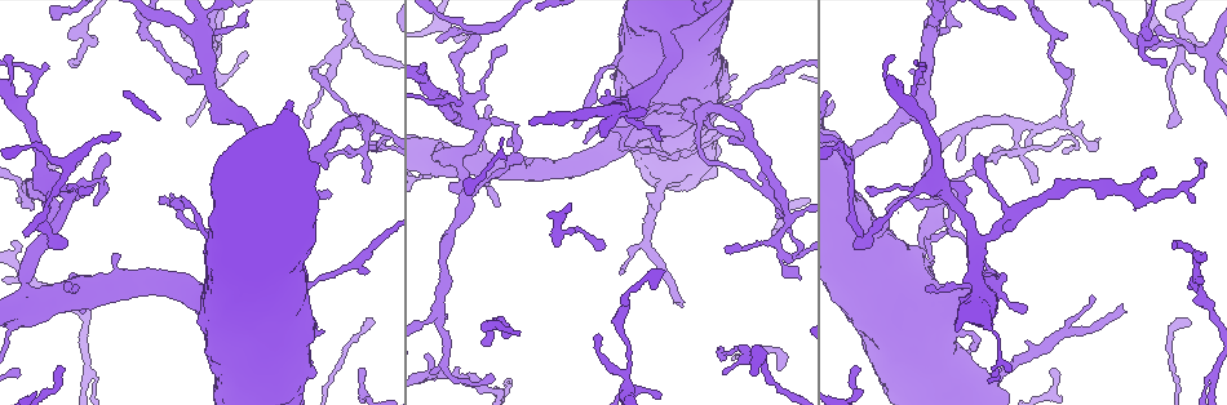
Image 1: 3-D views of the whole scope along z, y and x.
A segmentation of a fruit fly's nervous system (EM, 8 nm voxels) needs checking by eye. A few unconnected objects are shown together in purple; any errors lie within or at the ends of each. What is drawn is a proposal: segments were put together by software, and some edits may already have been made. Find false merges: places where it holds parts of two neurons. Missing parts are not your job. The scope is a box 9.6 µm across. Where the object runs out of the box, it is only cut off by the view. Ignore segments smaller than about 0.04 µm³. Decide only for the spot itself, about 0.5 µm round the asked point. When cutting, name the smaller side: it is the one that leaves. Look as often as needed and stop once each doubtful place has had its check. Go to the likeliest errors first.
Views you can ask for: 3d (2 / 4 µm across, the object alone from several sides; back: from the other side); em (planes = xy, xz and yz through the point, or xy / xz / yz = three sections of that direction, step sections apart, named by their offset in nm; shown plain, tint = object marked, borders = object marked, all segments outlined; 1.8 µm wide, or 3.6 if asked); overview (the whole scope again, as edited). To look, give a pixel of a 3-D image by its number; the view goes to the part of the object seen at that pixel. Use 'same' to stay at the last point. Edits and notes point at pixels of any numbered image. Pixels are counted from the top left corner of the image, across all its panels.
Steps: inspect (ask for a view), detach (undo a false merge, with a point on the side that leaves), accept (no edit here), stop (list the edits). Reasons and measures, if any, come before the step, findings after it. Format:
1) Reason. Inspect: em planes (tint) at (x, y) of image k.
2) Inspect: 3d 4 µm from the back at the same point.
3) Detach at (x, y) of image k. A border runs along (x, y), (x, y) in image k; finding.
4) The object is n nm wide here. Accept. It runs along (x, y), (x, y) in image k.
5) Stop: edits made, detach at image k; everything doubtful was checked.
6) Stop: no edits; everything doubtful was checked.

Sudden change in width. Inspect: 3d 4 µm at (662, 100) of image 1.

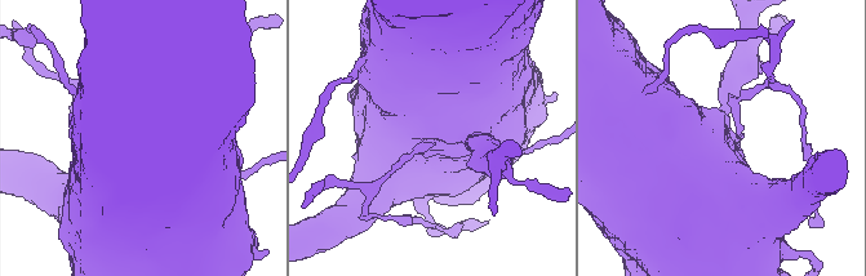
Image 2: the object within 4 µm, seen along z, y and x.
Now the EM. Inspect: em 3.6 µm xy step 16 (tint) at (721, 119) of image 2.

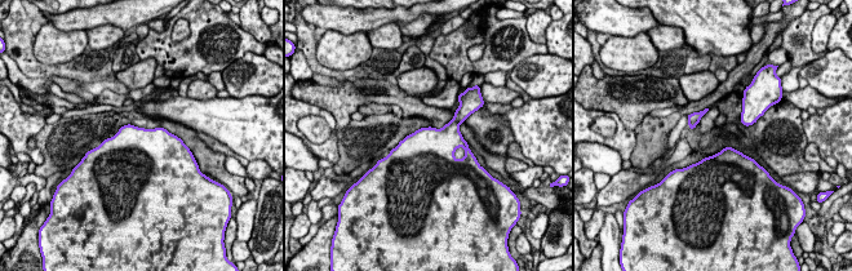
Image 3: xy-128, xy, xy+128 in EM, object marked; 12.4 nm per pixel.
Cut it another way. Inspect: em 3.6 µm planes (tint) at the same point.

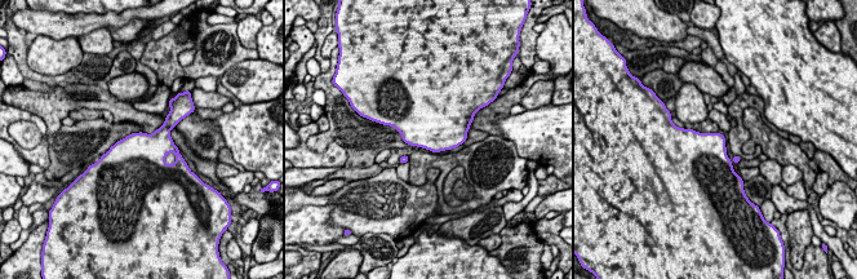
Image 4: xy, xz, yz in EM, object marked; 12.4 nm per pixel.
Accept. All the same neuron.

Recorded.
Closes a loop. Inspect: 3d 4 µm at (703, 96) of image 1.

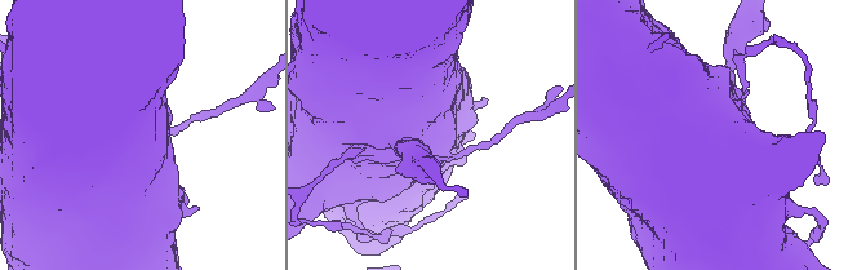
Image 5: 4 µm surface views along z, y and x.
Inspect: em 3.6 µm planes (plain) at (431, 139) of image 5.

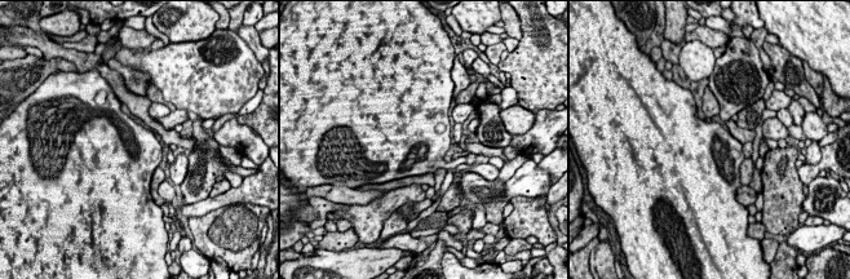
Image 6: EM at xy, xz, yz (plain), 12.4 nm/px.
With the object marked. Inspect: em 3.6 µm planes (tint) at the same point.

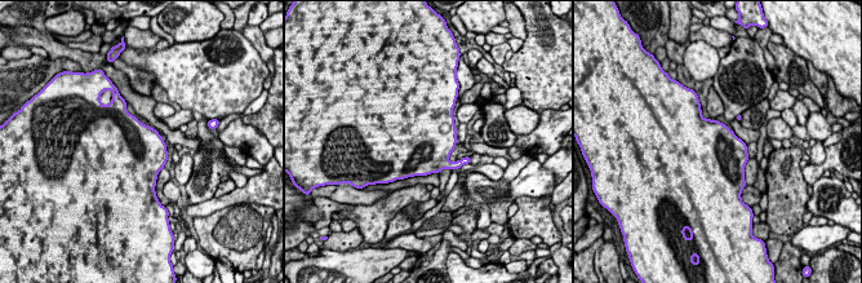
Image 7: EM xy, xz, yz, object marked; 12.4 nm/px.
The object is 800 nm wide here. Accept. Continuous, no second neuron.

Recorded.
Branch point. Inspect: em planes (borders) at (347, 33) of image 1.

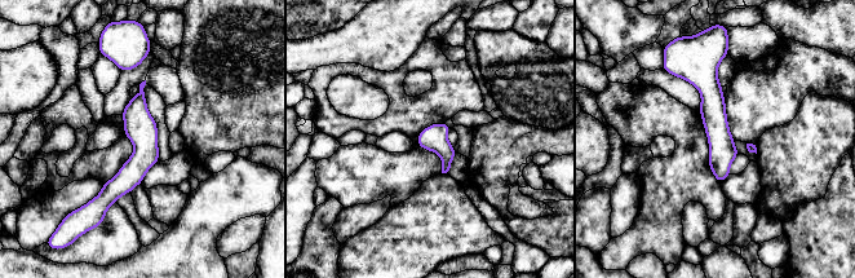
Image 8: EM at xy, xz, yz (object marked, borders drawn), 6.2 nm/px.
Accept. It runs along (713, 60), (721, 177) in image 8; all the same neuron.

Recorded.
Stop: no edits; everything doubtful was checked.

